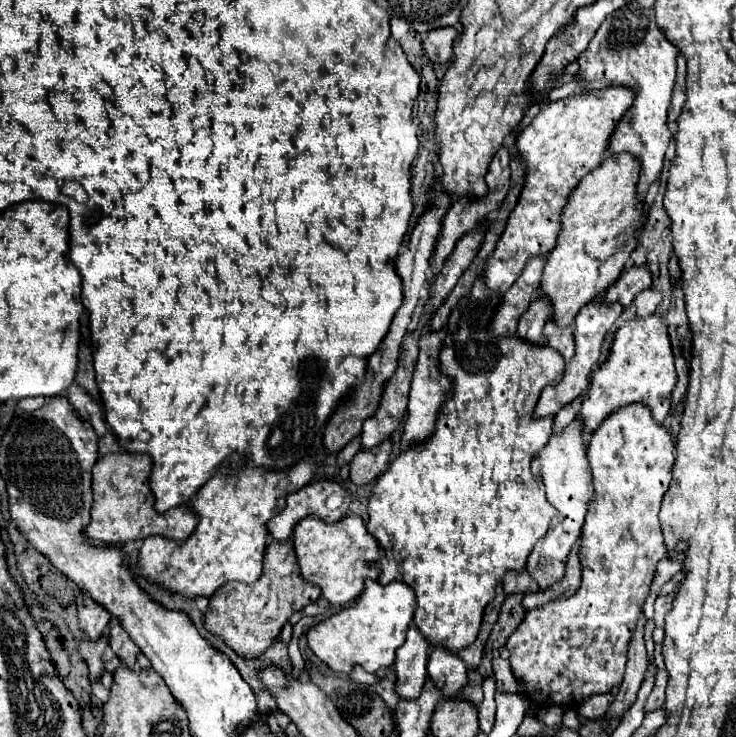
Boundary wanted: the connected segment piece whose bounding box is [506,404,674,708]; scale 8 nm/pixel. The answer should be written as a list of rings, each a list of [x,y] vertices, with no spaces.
[[[632,404],[628,408],[620,408],[618,412],[614,412],[614,416],[608,416],[608,420],[596,430],[596,434],[592,434],[586,454],[592,472],[594,496],[582,528],[582,584],[574,596],[554,600],[552,604],[544,604],[542,608],[526,612],[524,620],[506,644],[510,652],[512,672],[516,680],[526,688],[524,694],[530,702],[536,704],[536,708],[544,708],[544,704],[576,708],[592,694],[604,694],[610,692],[612,686],[622,684],[628,642],[642,604],[648,596],[648,586],[652,582],[656,562],[668,556],[660,530],[658,510],[672,478],[674,440],[670,432],[662,424],[654,422],[646,406]]]

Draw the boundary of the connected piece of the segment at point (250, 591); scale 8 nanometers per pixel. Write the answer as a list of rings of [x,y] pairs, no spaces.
[[[274,540],[268,544],[264,554],[264,572],[254,584],[228,582],[212,594],[204,614],[204,628],[210,634],[220,636],[238,656],[260,656],[260,652],[266,652],[268,644],[278,638],[288,618],[318,598],[320,588],[304,582],[298,572],[292,540]]]

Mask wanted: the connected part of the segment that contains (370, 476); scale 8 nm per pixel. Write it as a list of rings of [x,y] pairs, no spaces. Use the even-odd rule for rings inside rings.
[[[384,440],[384,444],[380,444],[376,448],[376,452],[374,450],[360,450],[350,462],[350,480],[356,486],[366,486],[370,482],[376,482],[376,478],[388,466],[390,450],[392,450],[390,440]]]

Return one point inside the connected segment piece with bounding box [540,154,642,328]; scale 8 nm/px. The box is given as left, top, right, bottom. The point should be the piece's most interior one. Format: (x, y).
(597, 237)

